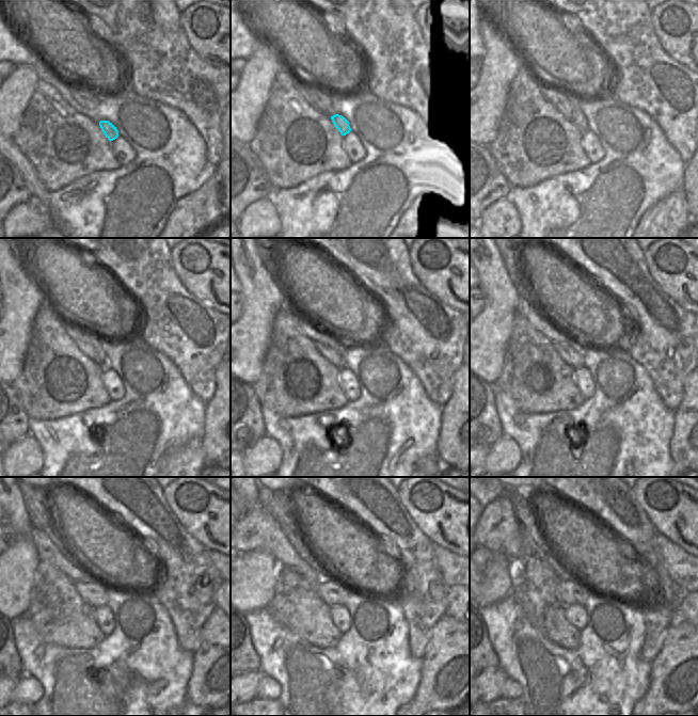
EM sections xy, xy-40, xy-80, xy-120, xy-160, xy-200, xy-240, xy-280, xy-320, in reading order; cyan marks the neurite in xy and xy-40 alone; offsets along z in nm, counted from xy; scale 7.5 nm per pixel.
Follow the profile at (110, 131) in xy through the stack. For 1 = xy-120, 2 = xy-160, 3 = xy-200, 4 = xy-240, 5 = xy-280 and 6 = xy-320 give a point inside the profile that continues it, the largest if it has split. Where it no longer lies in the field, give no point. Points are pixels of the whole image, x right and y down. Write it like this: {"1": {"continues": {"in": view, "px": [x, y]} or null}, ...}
{"1": {"continues": {"in": "xy-120", "px": [76, 333]}}, "2": {"continues": {"in": "xy-160", "px": [316, 335]}}, "3": {"continues": {"in": "xy-200", "px": [525, 307]}}, "4": {"continues": {"in": "xy-240", "px": [47, 551]}}, "5": {"continues": {"in": "xy-280", "px": [255, 529]}}, "6": {"continues": {"in": "xy-320", "px": [497, 529]}}}

